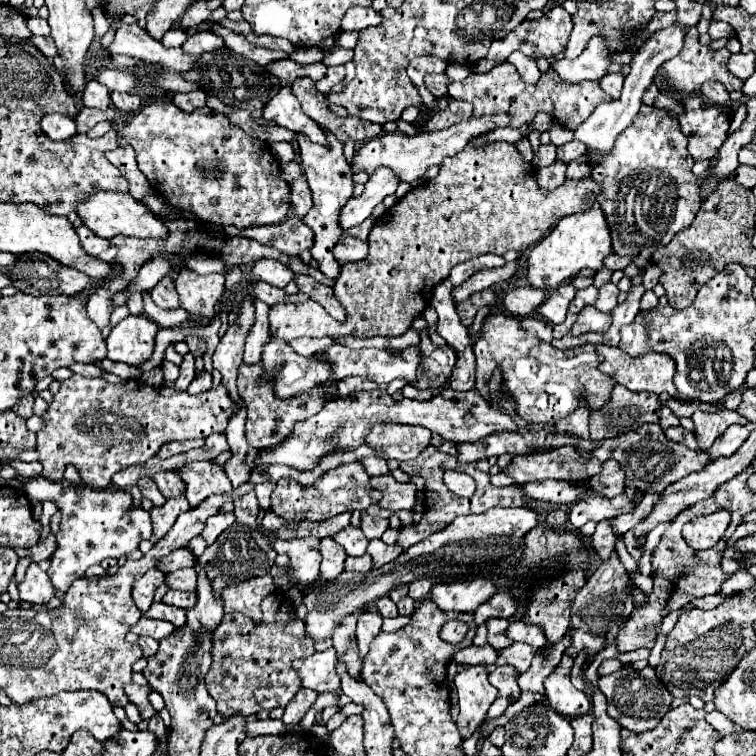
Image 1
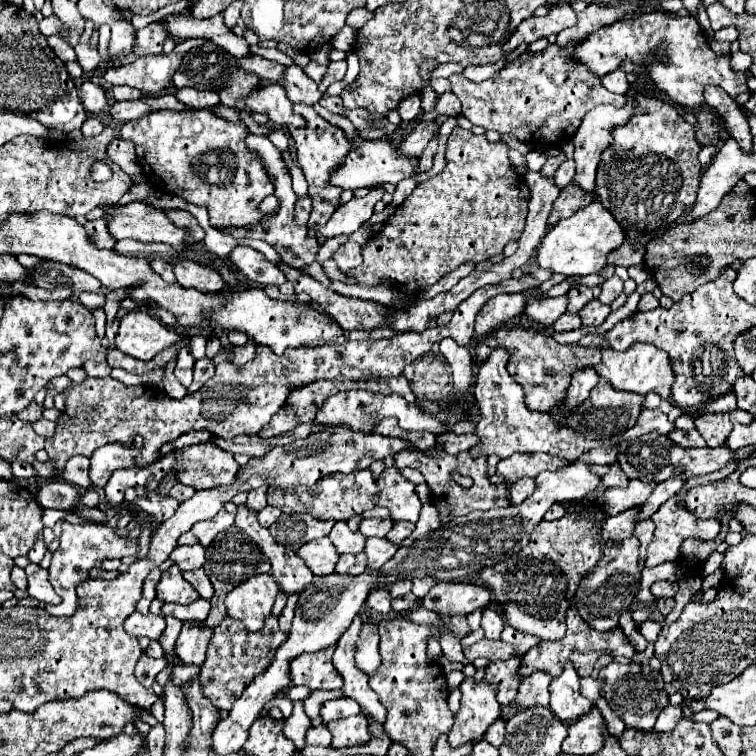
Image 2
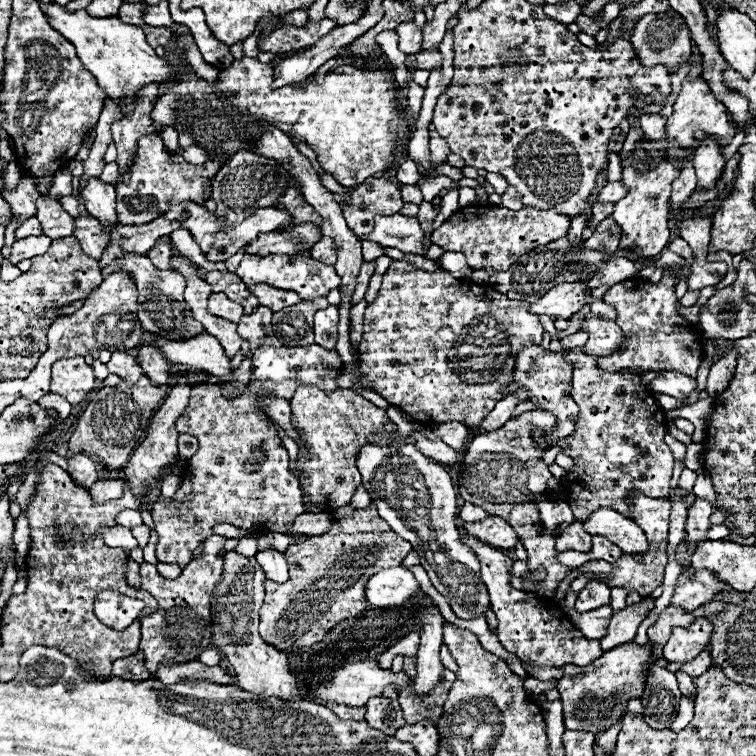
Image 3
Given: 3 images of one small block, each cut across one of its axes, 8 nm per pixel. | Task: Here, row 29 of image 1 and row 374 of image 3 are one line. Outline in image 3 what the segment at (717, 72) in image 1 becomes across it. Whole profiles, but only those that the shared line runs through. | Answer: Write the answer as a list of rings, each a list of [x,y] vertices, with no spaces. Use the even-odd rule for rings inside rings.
[[[666,270],[662,280],[658,284],[652,284],[642,278],[632,278],[626,282],[620,282],[612,286],[604,294],[604,302],[616,308],[618,318],[616,324],[620,324],[622,332],[628,336],[624,342],[624,348],[612,356],[604,356],[598,360],[598,368],[608,368],[610,372],[616,370],[674,370],[684,372],[688,376],[696,376],[696,370],[702,362],[702,338],[696,336],[694,324],[690,324],[686,318],[682,318],[676,312],[678,300],[674,294],[676,284],[676,272]]]

